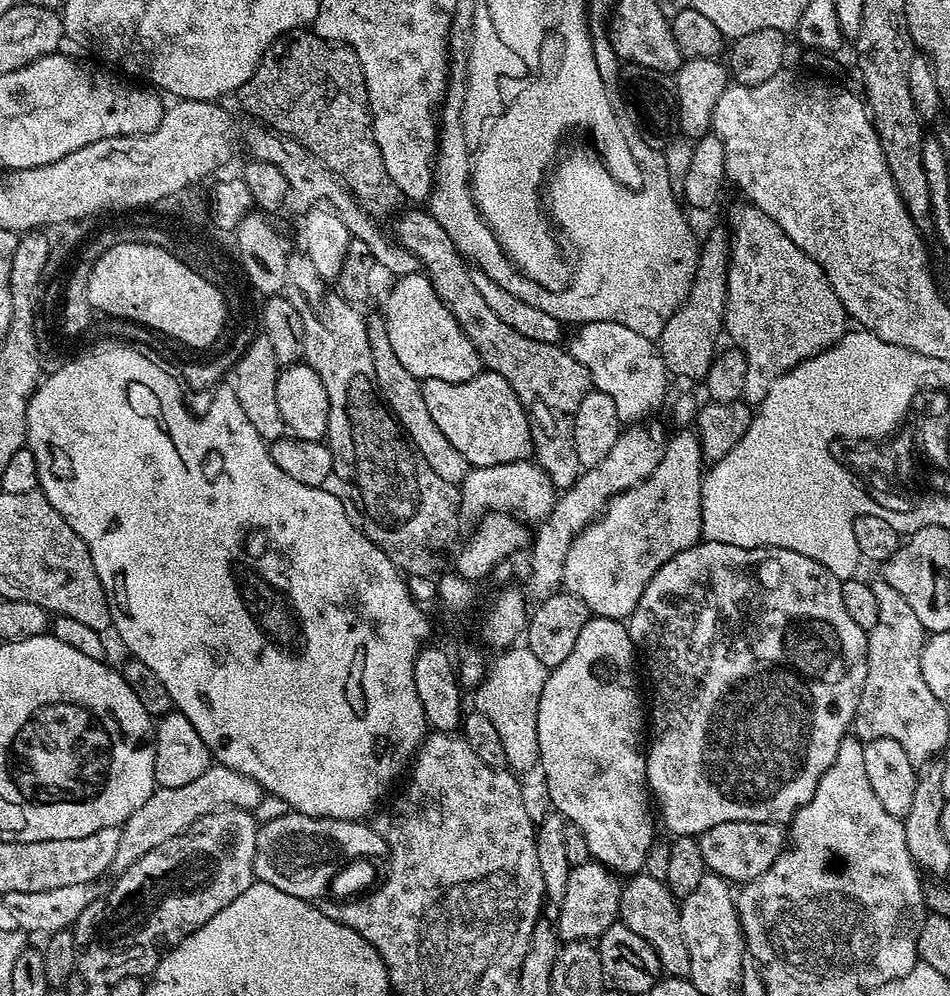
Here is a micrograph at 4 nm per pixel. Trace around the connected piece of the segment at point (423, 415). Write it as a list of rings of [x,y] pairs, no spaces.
[[[369,315],[367,321],[370,358],[374,358],[375,382],[381,400],[392,411],[392,417],[399,422],[400,429],[404,431],[408,441],[416,447],[418,454],[426,458],[426,466],[430,466],[430,470],[434,470],[434,474],[438,474],[442,482],[463,485],[465,478],[468,477],[470,466],[466,458],[462,458],[462,454],[458,454],[456,447],[446,439],[446,434],[438,430],[434,418],[430,418],[430,410],[426,410],[426,398],[422,398],[421,381],[417,380],[414,374],[410,374],[410,370],[406,370],[402,362],[398,362],[394,354],[394,346],[390,346],[390,334],[386,334],[383,315]]]

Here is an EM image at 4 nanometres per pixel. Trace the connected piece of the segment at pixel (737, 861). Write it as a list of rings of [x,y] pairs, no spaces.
[[[721,822],[701,832],[698,839],[705,869],[736,886],[749,884],[758,874],[766,874],[786,847],[785,829],[766,822]]]

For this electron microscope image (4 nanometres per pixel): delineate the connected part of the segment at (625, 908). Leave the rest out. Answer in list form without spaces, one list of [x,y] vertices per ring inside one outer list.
[[[643,870],[631,877],[621,890],[619,923],[630,926],[638,938],[646,938],[658,954],[661,973],[668,976],[690,977],[690,950],[686,950],[686,938],[682,934],[682,918],[678,903],[668,885],[658,878],[650,878]]]

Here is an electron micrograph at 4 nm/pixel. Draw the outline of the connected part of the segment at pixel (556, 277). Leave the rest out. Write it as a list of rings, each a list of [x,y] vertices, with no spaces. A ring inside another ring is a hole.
[[[568,8],[568,12],[564,12],[564,20],[556,24],[556,32],[548,36],[548,44],[544,44],[544,72],[540,72],[533,88],[529,88],[529,92],[524,92],[513,104],[511,111],[508,111],[508,115],[496,124],[495,132],[491,133],[483,151],[476,152],[474,157],[476,180],[471,184],[476,208],[491,226],[492,233],[498,238],[499,244],[517,271],[555,292],[563,292],[568,287],[572,272],[567,268],[558,250],[558,244],[552,236],[554,230],[544,211],[542,191],[546,173],[557,159],[556,147],[559,146],[564,132],[570,131],[571,128],[585,128],[586,131],[592,132],[592,140],[596,143],[595,151],[619,184],[624,184],[628,188],[639,187],[642,174],[638,170],[638,162],[622,134],[621,127],[618,126],[614,106],[610,106],[610,98],[606,98],[602,74],[598,74],[598,62],[594,62],[594,46],[586,8]]]

